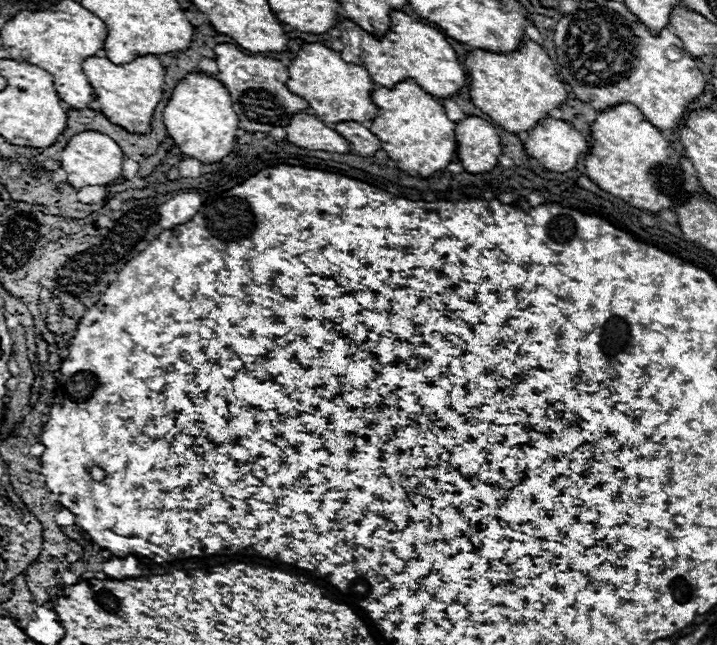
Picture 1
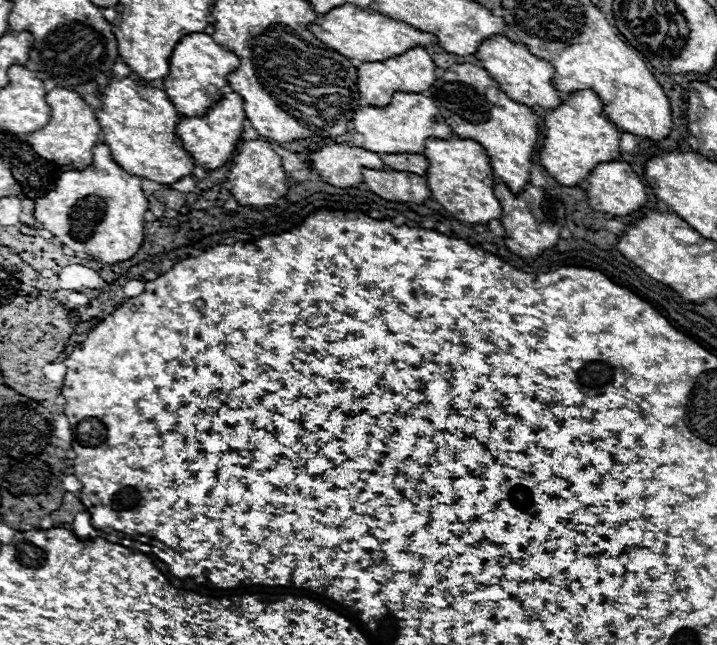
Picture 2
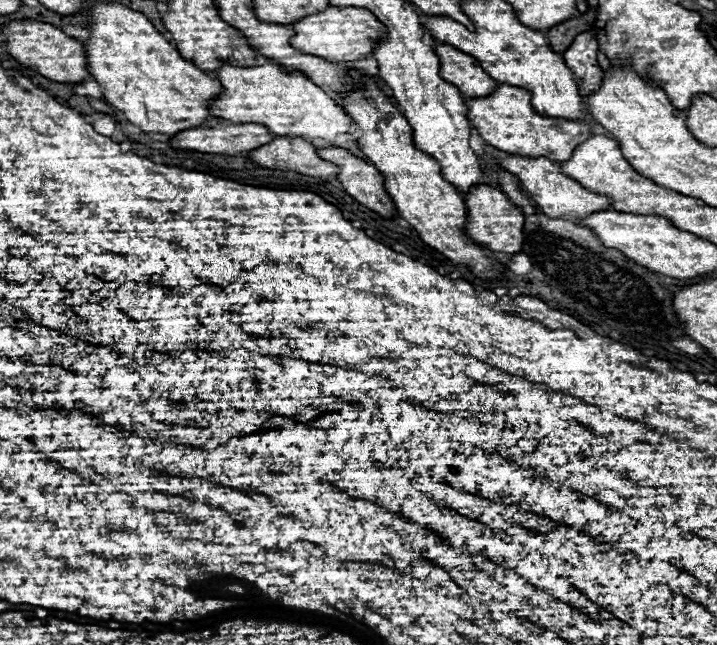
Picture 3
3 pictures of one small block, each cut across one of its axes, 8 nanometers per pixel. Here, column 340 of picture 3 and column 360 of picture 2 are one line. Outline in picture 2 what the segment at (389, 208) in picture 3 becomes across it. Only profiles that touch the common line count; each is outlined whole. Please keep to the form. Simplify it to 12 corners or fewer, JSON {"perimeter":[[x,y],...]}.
{"perimeter":[[346,144],[310,158],[336,188],[360,186],[362,168],[384,168],[378,154]]}

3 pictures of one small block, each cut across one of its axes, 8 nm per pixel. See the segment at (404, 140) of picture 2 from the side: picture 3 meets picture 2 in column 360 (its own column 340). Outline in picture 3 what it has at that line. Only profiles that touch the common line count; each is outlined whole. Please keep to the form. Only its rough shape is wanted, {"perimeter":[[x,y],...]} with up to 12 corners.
{"perimeter":[[222,66],[218,118],[336,146],[352,118],[304,74]]}

